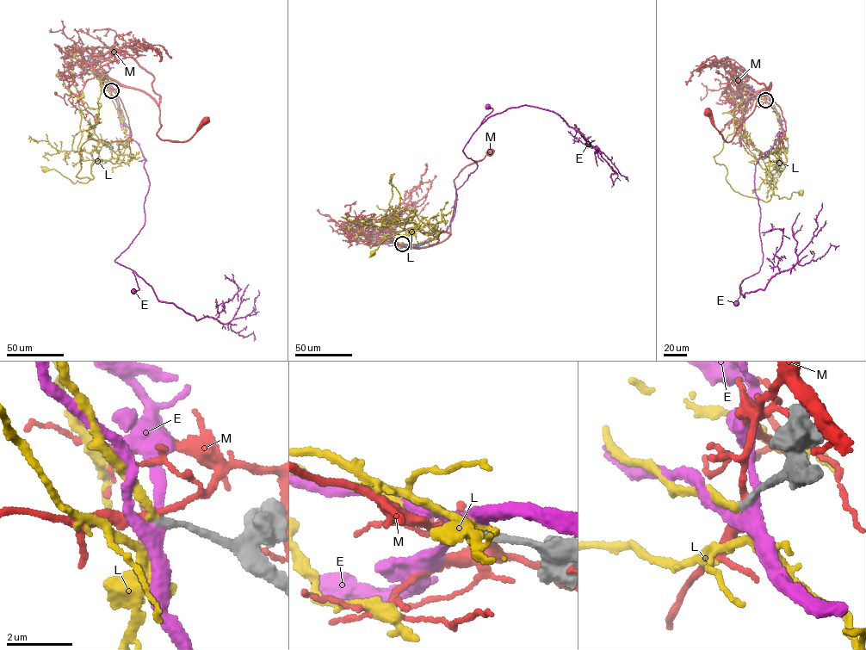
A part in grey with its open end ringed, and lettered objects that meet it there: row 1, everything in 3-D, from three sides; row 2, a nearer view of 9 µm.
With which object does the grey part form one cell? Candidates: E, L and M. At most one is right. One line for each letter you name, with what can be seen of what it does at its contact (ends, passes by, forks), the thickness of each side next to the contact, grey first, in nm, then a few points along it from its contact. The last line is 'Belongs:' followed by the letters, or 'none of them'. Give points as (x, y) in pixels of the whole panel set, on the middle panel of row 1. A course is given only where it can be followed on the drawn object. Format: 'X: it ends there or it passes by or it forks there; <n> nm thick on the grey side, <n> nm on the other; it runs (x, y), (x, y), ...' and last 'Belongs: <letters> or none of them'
L: it passes by; 220 nm thick on the grey side, 130 nm on the other; it runs (402, 244), (386, 230), (389, 205), (401, 220), (434, 230), (412, 211), (404, 228), (373, 254)
Belongs: L

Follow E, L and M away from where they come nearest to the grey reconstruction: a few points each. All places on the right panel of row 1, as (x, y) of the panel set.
E: (765, 99), (780, 117), (782, 132), (757, 162), (762, 265), (743, 280), (736, 304)
L: (765, 100), (741, 101), (734, 132), (764, 154), (785, 152), (765, 176), (774, 194), (801, 192)
M: (765, 100), (770, 82), (770, 89), (758, 97), (753, 112), (727, 142), (708, 112)

